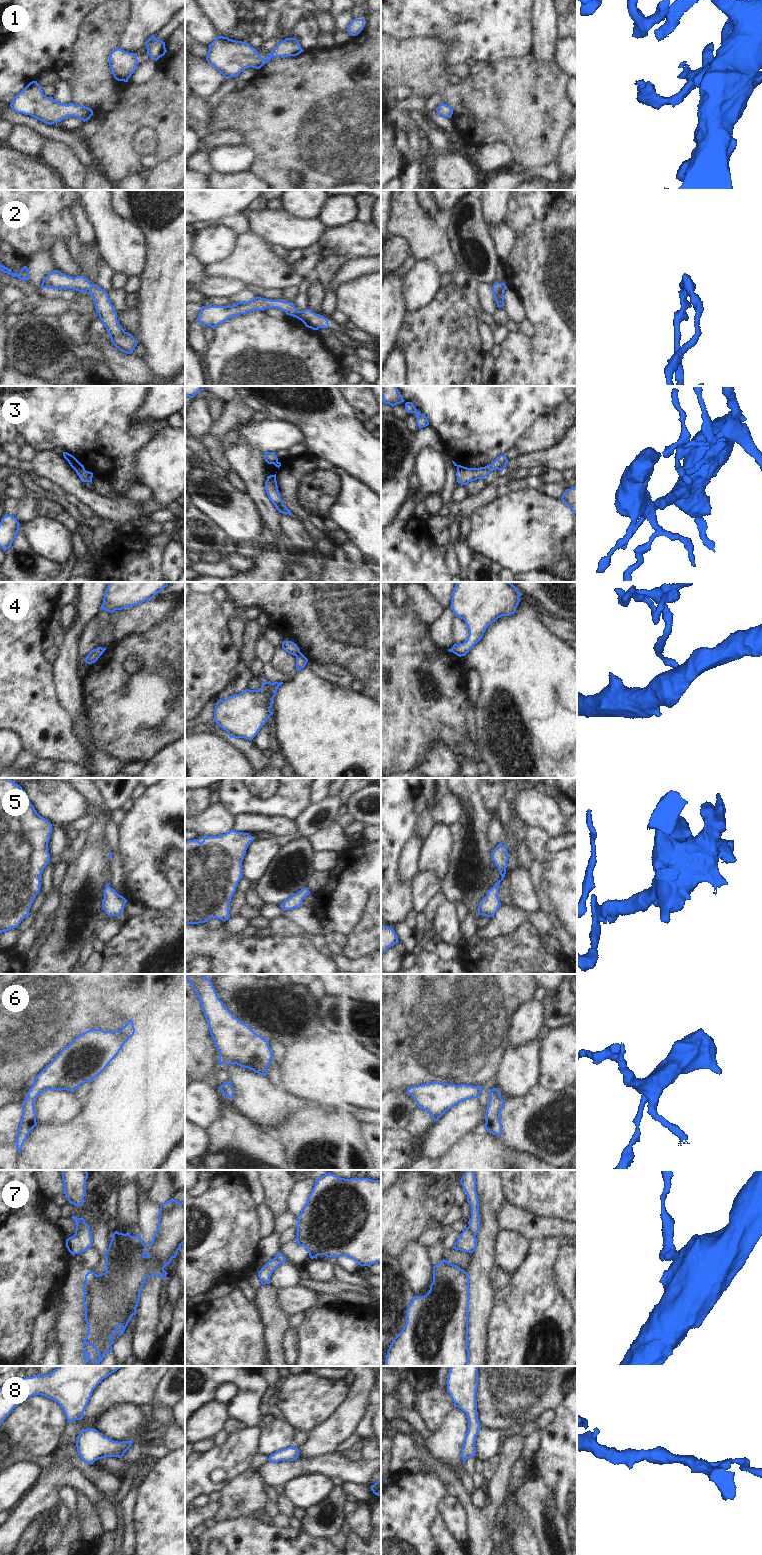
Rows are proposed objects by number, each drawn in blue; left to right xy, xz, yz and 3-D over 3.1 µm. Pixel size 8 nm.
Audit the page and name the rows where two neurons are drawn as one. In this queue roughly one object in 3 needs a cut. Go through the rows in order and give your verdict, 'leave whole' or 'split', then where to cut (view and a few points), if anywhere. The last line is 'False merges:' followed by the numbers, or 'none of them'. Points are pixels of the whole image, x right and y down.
1: leave whole | no cut
2: leave whole | no cut
3: split | xy (82, 465), (75, 470)
4: split | xz (299, 651), (295, 655)
5: leave whole | no cut
6: leave whole | no cut
7: split | xy (84, 1222), (75, 1234)
8: leave whole | no cut
False merges: 3, 4, 7

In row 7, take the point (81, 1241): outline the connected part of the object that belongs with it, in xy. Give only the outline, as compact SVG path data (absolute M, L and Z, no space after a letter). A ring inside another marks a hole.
M84 1223L76 1234L66 1239L66 1247L72 1255L92 1247L92 1234L87 1223Z

